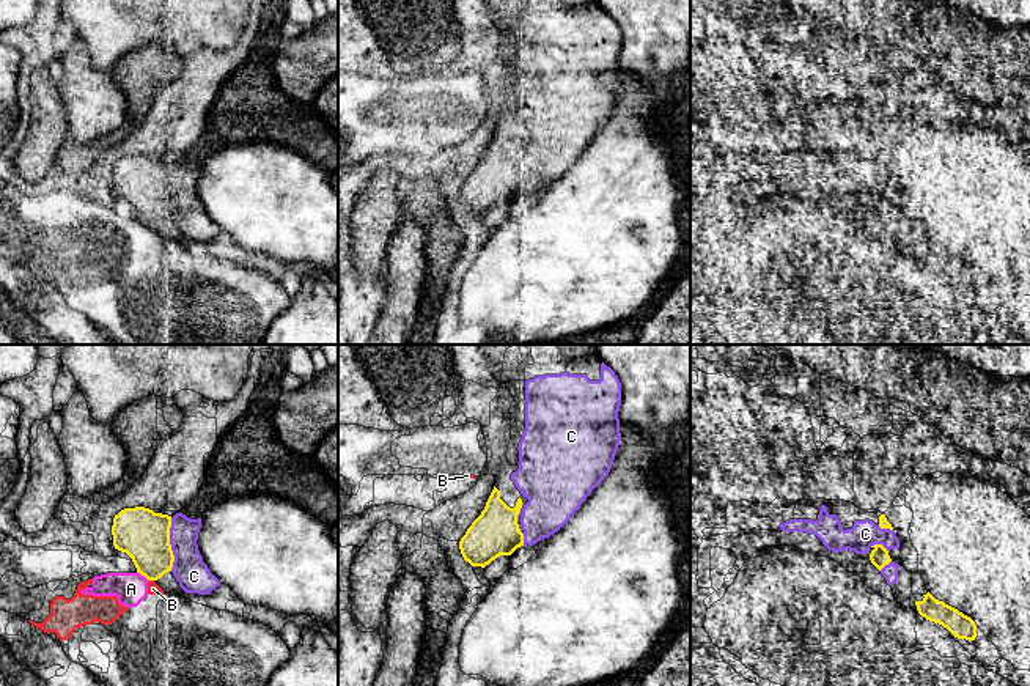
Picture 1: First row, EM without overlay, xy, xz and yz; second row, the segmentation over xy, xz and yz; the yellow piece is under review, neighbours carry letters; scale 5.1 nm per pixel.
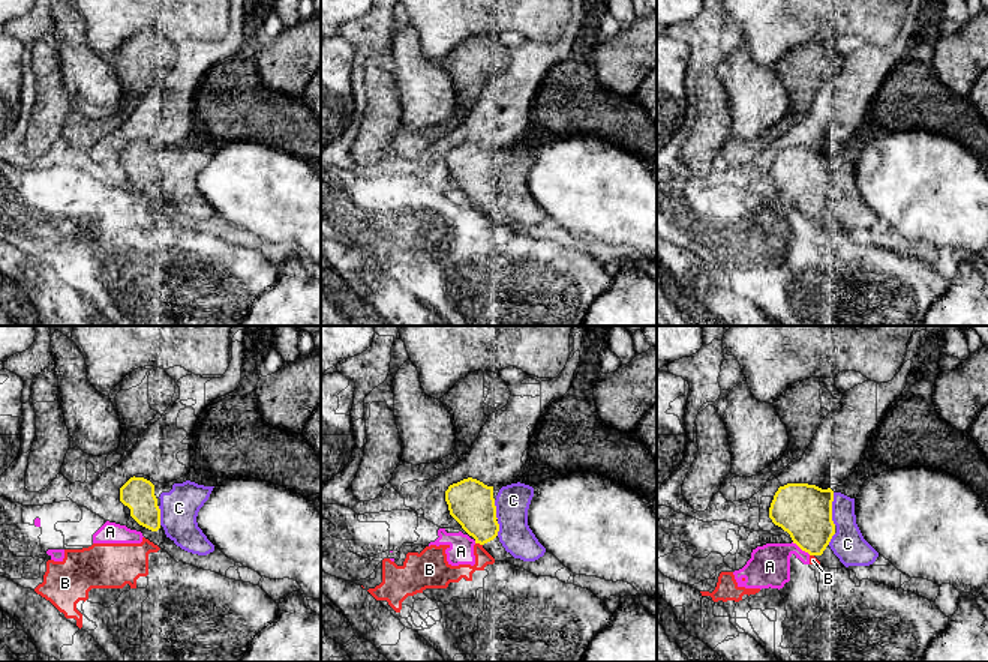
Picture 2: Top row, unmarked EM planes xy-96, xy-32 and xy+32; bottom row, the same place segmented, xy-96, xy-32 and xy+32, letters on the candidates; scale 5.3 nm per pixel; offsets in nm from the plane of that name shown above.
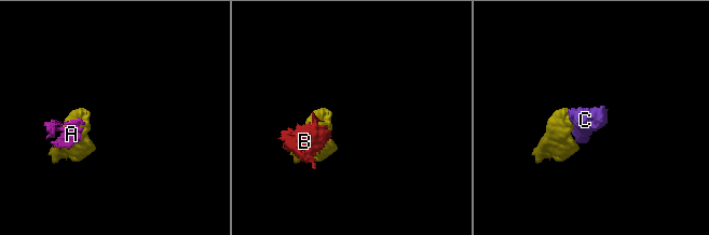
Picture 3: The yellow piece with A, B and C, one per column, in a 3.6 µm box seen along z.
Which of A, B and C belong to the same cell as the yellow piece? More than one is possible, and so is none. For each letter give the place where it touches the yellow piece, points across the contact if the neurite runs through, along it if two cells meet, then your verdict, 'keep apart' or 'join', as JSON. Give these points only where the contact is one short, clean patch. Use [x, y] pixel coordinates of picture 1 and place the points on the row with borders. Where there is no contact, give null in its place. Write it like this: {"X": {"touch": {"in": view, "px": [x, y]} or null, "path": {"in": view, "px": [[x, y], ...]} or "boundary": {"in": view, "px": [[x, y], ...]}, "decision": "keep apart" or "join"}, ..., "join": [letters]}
{"A": {"touch": {"in": "xy", "px": [143, 575]}, "boundary": {"in": "xy", "px": [[137, 571], [148, 579]]}, "decision": "keep apart"}, "B": {"touch": {"in": "xy", "px": [151, 579]}, "decision": "keep apart"}, "C": {"touch": {"in": "xy", "px": [170, 545]}, "decision": "join"}, "join": ["C"]}

